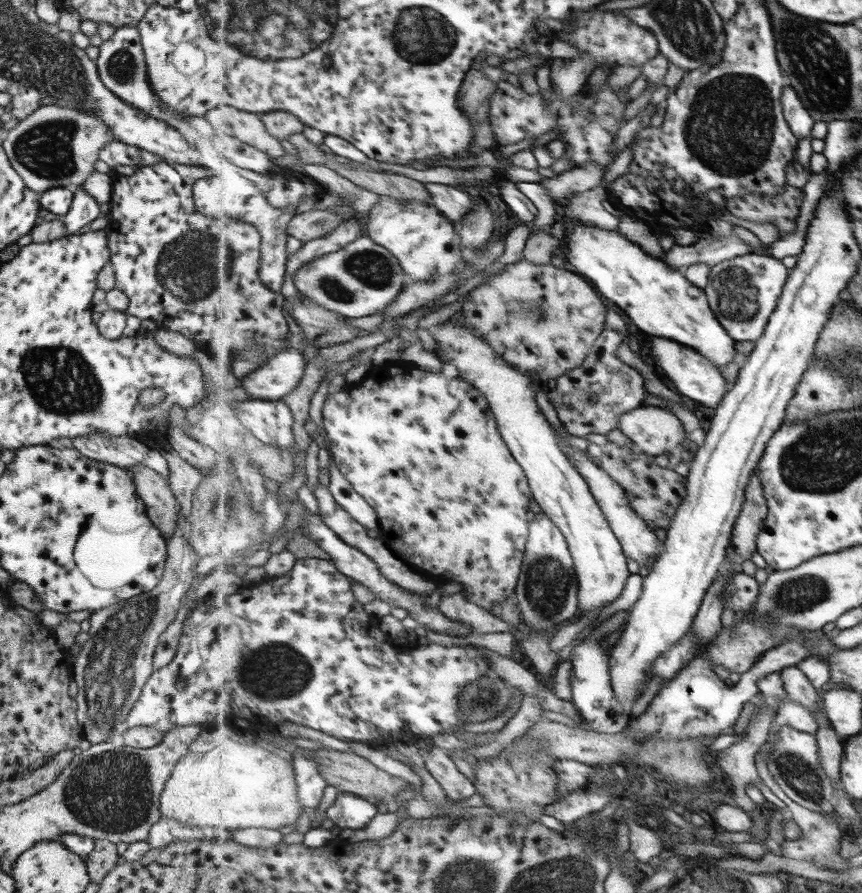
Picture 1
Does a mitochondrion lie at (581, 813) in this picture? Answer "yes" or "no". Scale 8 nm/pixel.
no

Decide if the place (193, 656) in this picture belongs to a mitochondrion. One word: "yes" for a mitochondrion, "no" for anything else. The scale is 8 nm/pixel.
no

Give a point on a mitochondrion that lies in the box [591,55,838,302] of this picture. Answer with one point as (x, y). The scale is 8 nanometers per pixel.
(730, 119)

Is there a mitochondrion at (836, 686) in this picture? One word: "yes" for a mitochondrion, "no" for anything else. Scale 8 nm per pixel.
no

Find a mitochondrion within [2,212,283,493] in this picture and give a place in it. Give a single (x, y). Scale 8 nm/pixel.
(59, 379)

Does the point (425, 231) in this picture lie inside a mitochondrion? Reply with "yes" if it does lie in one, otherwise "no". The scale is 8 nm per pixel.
no

